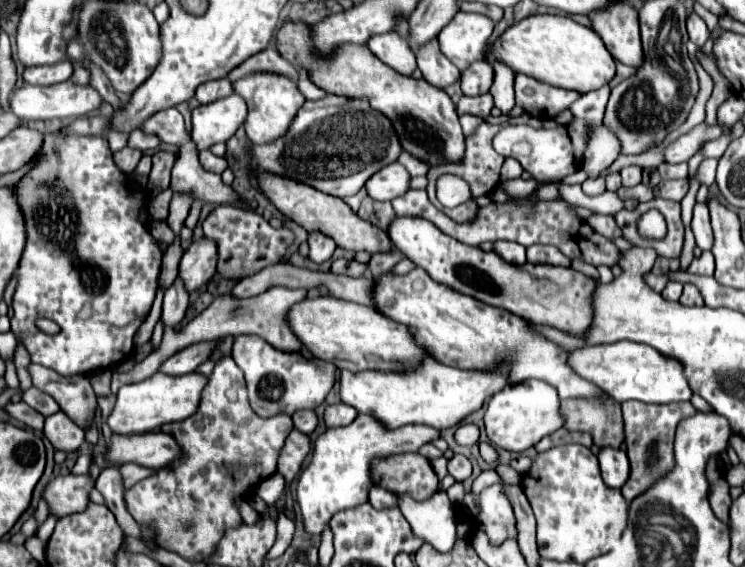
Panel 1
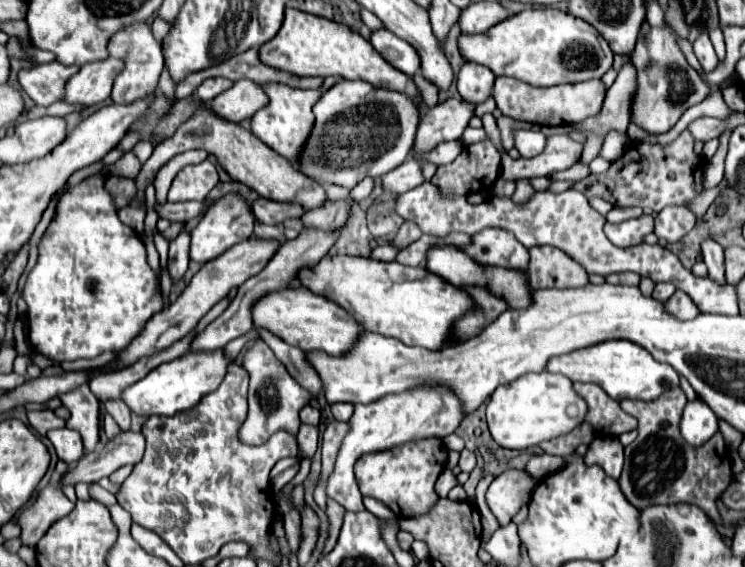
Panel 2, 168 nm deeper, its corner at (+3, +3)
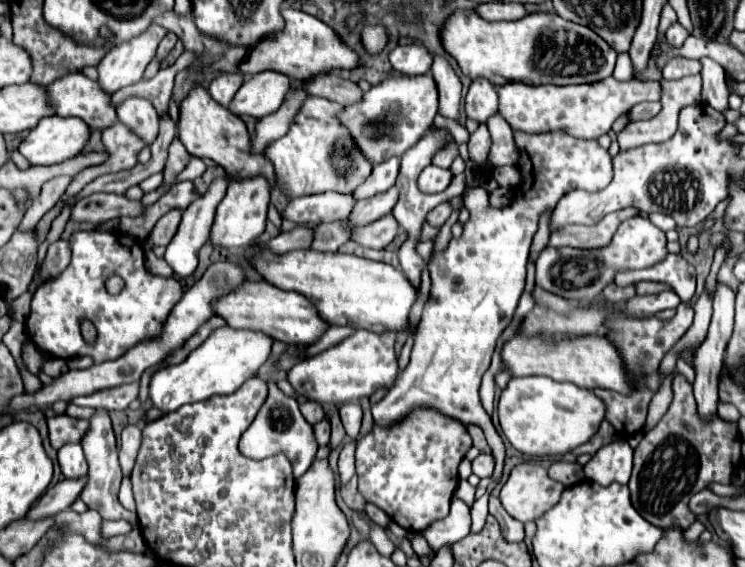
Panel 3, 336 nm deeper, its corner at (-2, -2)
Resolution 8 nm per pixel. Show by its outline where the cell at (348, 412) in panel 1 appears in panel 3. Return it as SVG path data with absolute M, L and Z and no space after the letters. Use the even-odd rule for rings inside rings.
M346 402L344 406L340 406L340 418L342 424L346 428L346 434L350 436L350 440L354 440L360 434L360 426L362 426L362 408L358 402Z

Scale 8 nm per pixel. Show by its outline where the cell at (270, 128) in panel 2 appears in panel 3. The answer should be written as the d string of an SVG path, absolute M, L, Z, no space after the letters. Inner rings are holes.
M308 96L290 132L282 140L276 140L276 144L270 144L270 148L266 148L264 156L274 166L280 186L278 190L286 194L288 200L326 190L352 194L370 176L374 166L356 146L350 130L338 120L340 110L340 104L334 104L320 96Z

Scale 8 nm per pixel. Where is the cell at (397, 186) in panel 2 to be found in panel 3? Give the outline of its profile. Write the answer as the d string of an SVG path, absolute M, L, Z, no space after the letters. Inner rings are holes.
M430 164L428 168L422 170L422 174L418 178L418 186L420 186L422 192L436 194L436 192L446 190L450 180L452 180L452 172L450 170L444 170L444 168L438 168L438 166Z

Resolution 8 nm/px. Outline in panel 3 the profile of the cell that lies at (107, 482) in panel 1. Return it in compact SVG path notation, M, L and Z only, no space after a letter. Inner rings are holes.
M124 478L120 485L120 490L118 493L119 502L124 506L124 508L128 508L128 510L135 510L136 504L132 491L132 484L128 478Z

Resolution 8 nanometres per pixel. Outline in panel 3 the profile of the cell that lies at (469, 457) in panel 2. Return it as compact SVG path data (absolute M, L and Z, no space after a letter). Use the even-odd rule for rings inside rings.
M480 454L474 462L472 462L472 470L474 474L478 474L480 478L490 478L494 472L494 456L492 454Z

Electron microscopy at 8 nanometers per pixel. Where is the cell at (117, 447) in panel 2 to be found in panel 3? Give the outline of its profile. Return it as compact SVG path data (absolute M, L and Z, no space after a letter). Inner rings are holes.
M86 478L60 480L56 486L52 486L50 490L46 490L46 494L38 500L36 506L32 506L28 510L26 518L30 518L30 520L42 520L42 518L56 516L58 512L70 508L70 504L80 496L84 484L86 484Z

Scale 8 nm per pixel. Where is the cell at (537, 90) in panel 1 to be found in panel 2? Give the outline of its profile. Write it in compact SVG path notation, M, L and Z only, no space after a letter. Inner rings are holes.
M497 77L493 87L493 97L497 101L497 107L503 111L503 115L537 123L537 125L555 127L555 125L577 123L589 115L595 115L601 109L601 99L605 97L605 91L599 79L585 81L585 83L555 85L555 87L533 87L513 77Z

